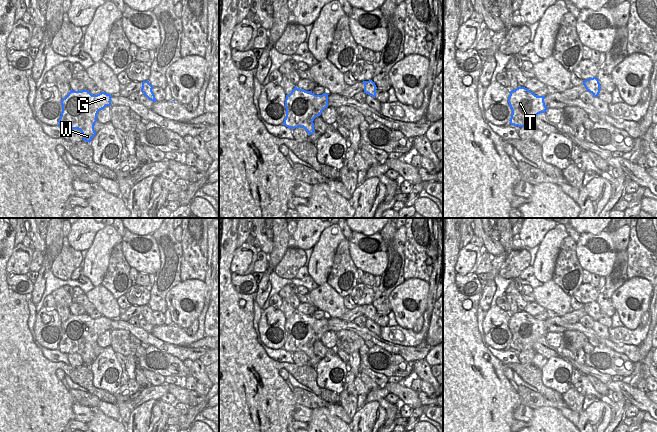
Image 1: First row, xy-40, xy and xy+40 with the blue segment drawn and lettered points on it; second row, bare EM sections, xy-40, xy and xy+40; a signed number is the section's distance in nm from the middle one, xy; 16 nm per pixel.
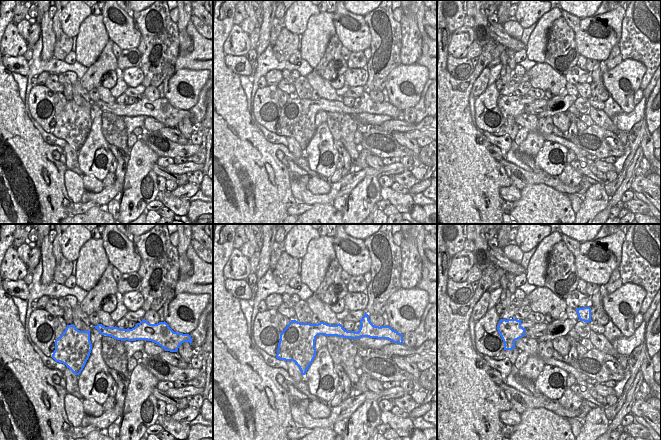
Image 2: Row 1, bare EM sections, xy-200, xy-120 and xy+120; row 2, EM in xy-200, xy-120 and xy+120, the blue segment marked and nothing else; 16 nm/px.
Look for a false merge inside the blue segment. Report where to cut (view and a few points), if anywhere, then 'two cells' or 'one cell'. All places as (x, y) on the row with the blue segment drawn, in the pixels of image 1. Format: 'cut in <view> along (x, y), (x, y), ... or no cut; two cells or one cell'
no cut; one cell

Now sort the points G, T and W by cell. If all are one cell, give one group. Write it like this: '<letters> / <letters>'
G T W

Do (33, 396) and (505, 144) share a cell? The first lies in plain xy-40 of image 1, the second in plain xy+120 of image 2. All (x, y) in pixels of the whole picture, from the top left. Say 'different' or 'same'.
different

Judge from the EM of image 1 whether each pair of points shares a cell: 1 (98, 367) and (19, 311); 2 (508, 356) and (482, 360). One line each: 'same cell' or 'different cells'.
1: different cells
2: different cells

